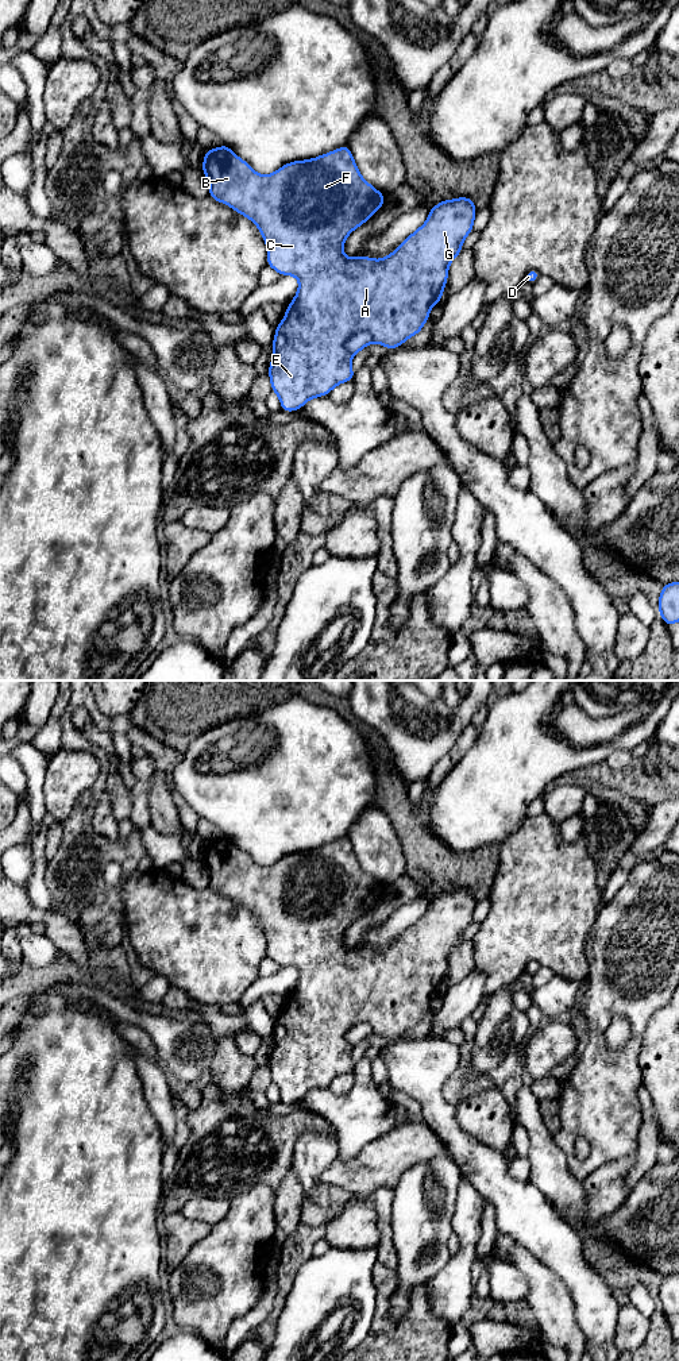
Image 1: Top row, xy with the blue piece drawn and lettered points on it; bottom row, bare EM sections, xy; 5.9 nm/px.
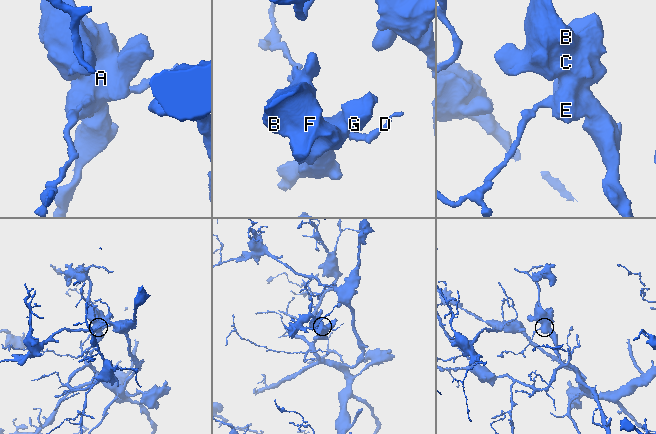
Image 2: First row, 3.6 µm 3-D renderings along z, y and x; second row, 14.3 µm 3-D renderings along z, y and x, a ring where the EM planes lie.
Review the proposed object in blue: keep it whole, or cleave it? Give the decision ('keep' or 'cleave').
cleave

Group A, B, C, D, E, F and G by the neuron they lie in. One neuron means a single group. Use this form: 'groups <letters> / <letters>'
groups A B C E F G / D

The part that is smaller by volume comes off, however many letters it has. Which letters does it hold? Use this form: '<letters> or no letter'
D

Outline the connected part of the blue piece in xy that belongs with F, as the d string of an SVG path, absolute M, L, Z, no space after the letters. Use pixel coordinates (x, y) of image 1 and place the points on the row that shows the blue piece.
M223 144L205 151L202 173L209 182L211 198L231 207L258 227L267 248L266 265L281 275L294 275L298 279L298 290L286 306L283 320L275 327L267 371L271 389L285 412L298 410L309 400L328 396L335 386L354 381L352 355L346 350L346 342L351 336L370 332L375 343L394 350L421 331L432 306L443 298L448 266L472 232L477 215L474 201L468 197L444 200L431 208L427 221L383 259L364 255L348 258L343 254L347 236L366 223L386 200L385 194L360 176L348 146L313 159L289 162L273 174L261 176Z

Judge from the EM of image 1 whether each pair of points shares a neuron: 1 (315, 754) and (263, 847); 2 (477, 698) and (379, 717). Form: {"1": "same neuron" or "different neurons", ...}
{"1": "same neuron", "2": "same neuron"}

